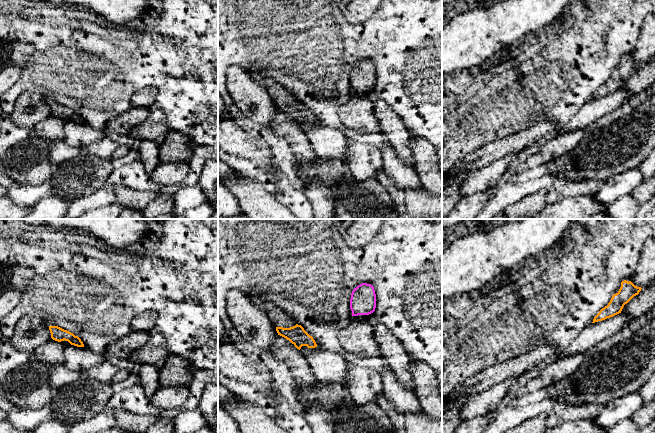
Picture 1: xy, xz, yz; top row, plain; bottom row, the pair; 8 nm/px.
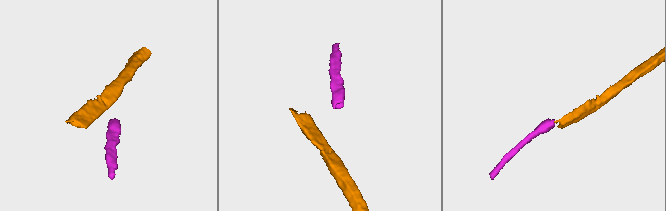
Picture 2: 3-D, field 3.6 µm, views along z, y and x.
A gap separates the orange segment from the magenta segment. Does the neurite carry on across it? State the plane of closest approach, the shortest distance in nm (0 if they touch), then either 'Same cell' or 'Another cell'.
Closest in xz. Distance 360 nm. Another cell

